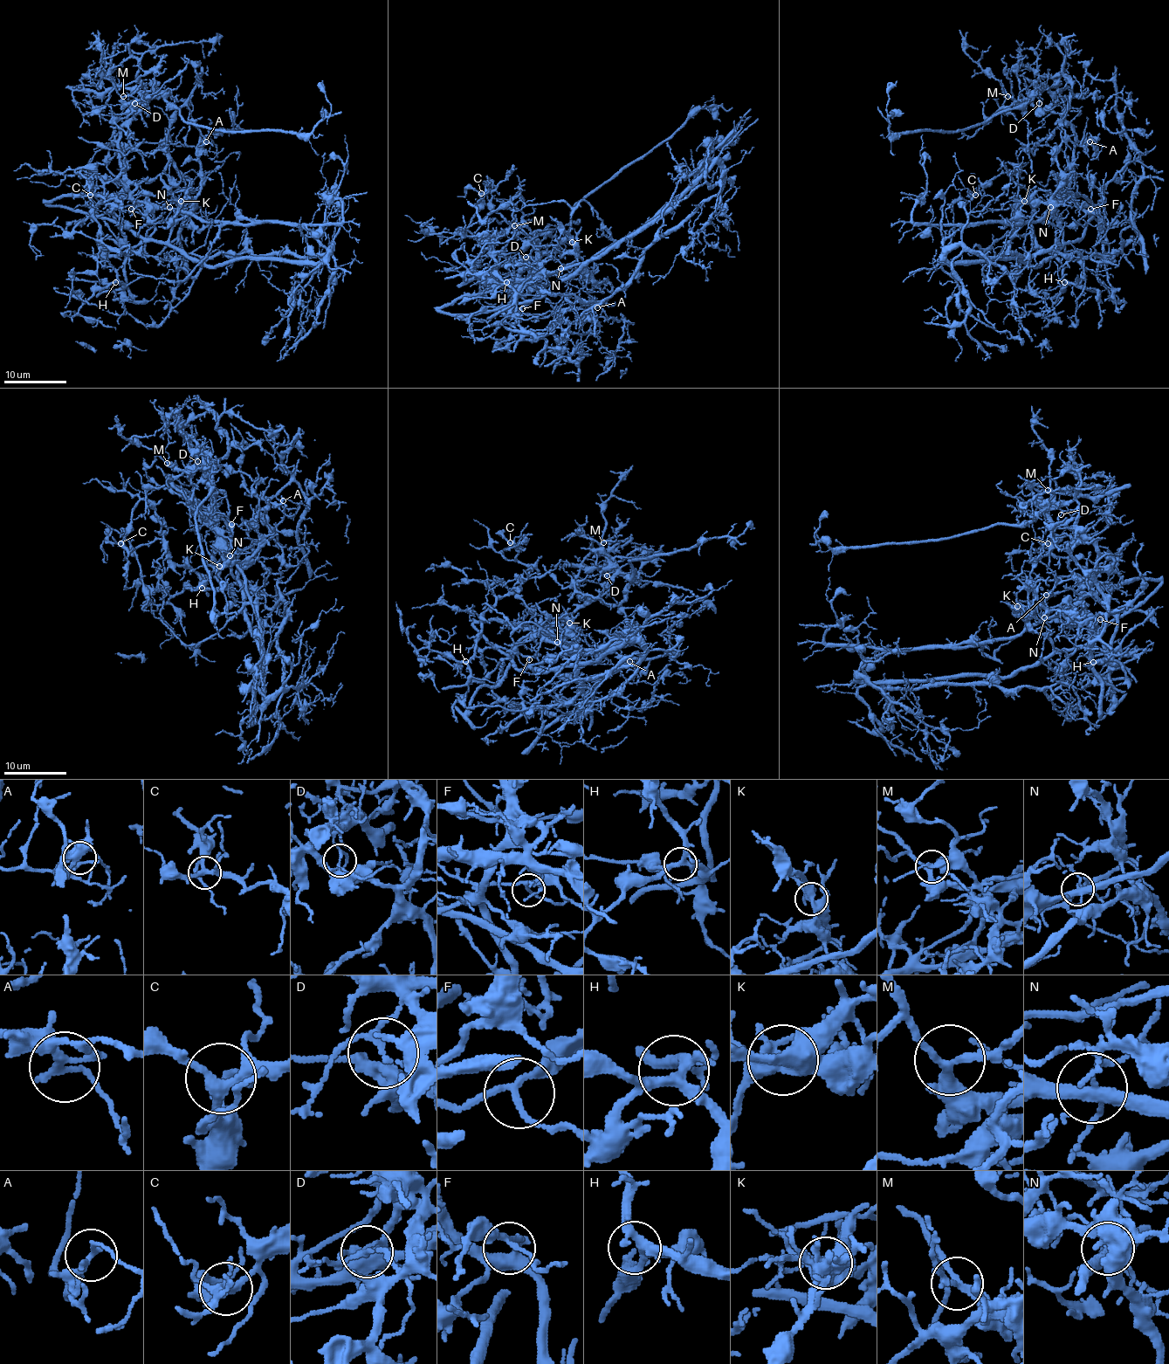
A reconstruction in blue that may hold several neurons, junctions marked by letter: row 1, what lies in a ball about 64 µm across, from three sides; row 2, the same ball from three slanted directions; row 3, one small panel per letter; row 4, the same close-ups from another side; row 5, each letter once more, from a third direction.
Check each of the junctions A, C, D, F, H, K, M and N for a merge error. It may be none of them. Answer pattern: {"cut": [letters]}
{"cut": ["D", "K", "N"]}

